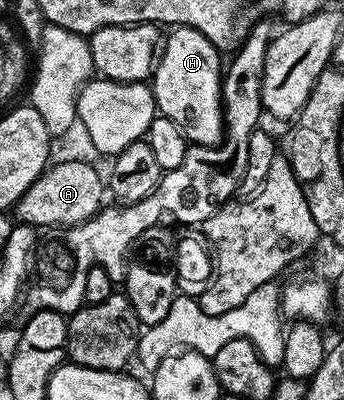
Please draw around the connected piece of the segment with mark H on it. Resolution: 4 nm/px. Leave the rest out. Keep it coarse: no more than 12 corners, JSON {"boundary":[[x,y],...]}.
{"boundary":[[178,25],[152,69],[157,112],[219,145],[223,61]]}

